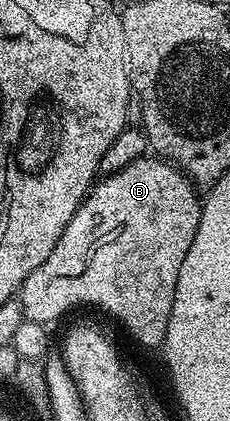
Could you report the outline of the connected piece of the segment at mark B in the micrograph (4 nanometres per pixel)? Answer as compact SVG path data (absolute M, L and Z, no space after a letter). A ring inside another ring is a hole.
M157 155L138 157L134 162L128 163L122 170L107 173L101 179L95 180L90 187L90 192L82 200L82 206L78 208L76 215L72 215L68 227L64 227L64 235L60 235L56 247L52 247L52 255L48 255L48 259L44 259L44 263L40 263L40 267L36 267L36 271L32 271L24 279L20 290L23 314L32 321L43 323L56 321L58 323L63 320L68 307L75 310L79 307L97 307L103 314L109 315L111 313L123 325L123 330L126 333L135 334L140 343L144 340L150 340L152 343L158 337L163 337L168 327L168 319L172 315L172 299L176 295L176 279L180 279L180 266L184 264L184 255L188 255L188 247L192 247L192 239L196 239L196 227L200 227L202 201L200 200L200 193L198 197L197 192L199 193L199 190L194 182L182 170L171 165L168 161L163 161Z

